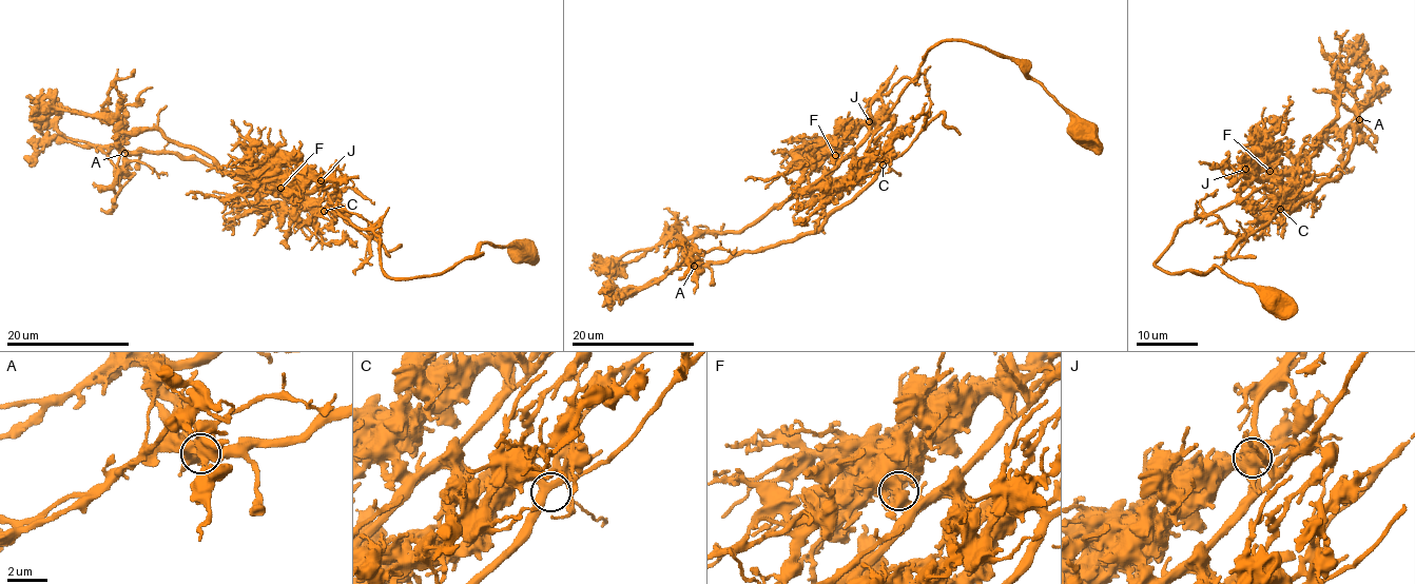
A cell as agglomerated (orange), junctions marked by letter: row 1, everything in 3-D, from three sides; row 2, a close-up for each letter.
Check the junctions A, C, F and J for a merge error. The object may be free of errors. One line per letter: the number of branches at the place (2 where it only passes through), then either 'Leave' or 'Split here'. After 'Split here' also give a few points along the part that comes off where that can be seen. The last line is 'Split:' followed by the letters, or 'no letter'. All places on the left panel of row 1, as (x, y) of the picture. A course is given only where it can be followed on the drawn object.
A: Branches: 4. Leave
C: Branches: 4. Leave
F: Branches: 4. Split here. Course of the part to remove: (279, 188), (295, 189), (231, 177), (198, 159), (167, 152), (122, 152), (76, 141), (42, 118), (43, 108)
J: Branches: 4. Leave
Split: F

